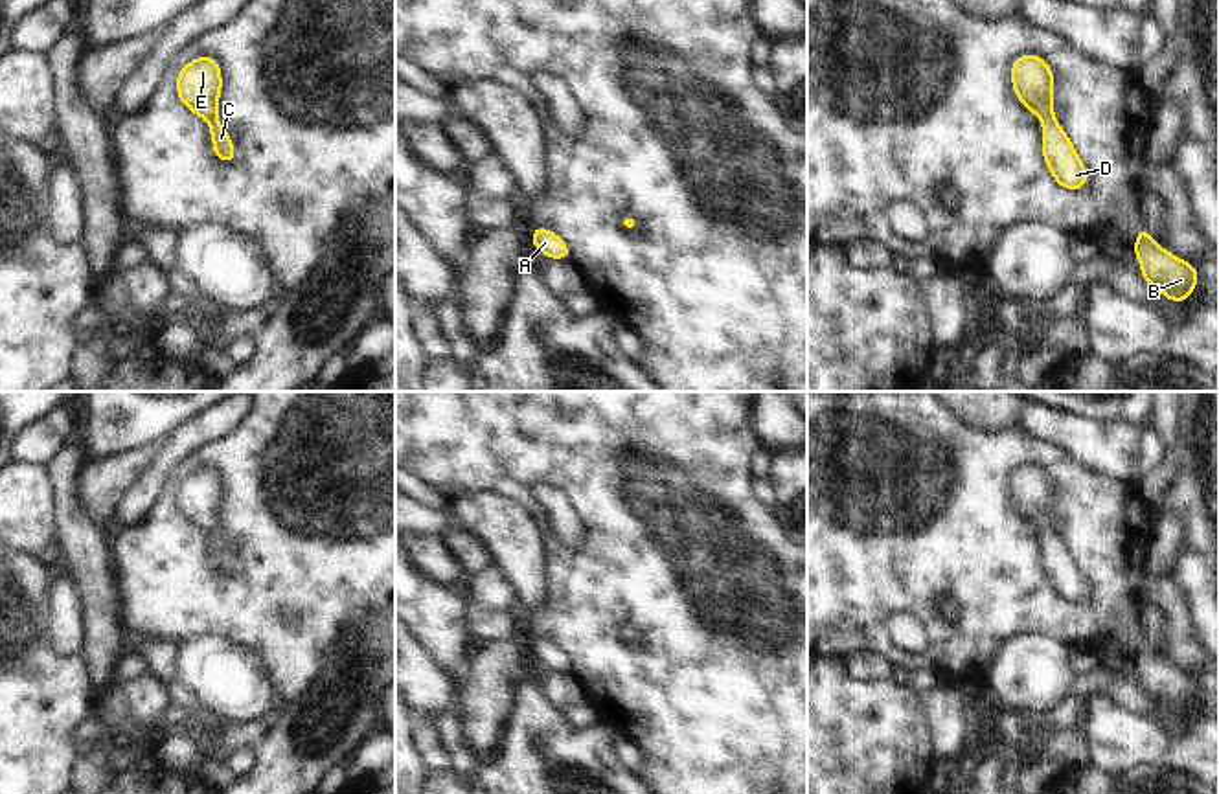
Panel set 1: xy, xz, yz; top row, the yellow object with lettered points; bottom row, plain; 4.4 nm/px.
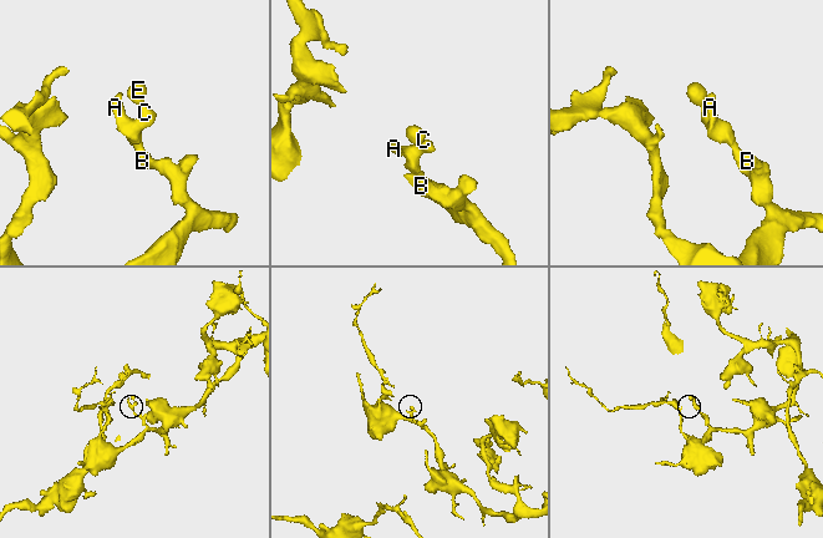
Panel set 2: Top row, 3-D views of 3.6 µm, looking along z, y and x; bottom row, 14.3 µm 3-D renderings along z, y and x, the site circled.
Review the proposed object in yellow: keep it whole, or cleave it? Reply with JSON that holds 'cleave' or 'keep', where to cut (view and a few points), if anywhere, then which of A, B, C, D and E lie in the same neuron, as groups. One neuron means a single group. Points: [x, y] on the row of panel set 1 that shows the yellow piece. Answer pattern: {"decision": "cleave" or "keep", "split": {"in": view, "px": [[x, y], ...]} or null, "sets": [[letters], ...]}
{"decision": "keep", "split": null, "sets": [["A", "B", "C", "D", "E"]]}

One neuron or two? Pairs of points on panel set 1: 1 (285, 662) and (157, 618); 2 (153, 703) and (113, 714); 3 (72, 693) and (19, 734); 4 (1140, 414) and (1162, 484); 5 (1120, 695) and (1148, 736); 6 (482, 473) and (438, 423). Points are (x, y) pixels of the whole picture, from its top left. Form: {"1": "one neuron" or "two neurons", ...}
{"1": "one neuron", "2": "one neuron", "3": "one neuron", "4": "two neurons", "5": "two neurons", "6": "one neuron"}

